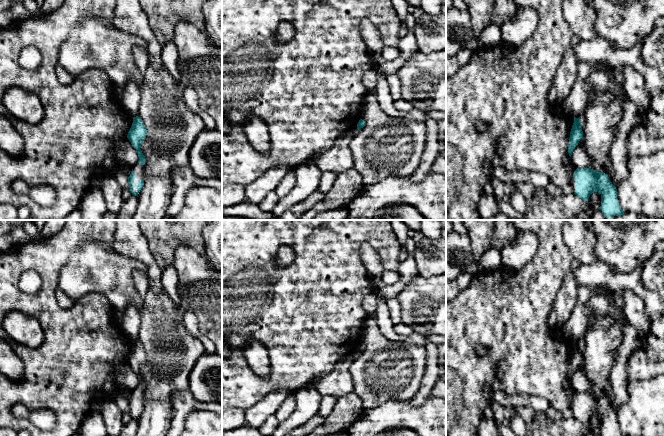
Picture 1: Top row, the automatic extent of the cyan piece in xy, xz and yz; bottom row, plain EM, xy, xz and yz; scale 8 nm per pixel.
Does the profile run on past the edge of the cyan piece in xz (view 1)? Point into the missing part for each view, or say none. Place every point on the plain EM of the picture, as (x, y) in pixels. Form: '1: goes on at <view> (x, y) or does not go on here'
1: does not go on here

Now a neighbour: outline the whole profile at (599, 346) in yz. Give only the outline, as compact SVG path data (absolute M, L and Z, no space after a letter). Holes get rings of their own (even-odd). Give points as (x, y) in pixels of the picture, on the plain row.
M597 286L595 294L588 301L592 310L592 322L585 336L580 342L584 372L592 383L591 393L603 396L608 399L611 405L611 384L610 373L622 341L622 329L628 323L623 308L616 308L612 301L612 294L615 291L604 286Z

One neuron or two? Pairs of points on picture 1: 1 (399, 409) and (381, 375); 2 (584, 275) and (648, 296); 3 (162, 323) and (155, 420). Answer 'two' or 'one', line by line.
1: two
2: one
3: one

